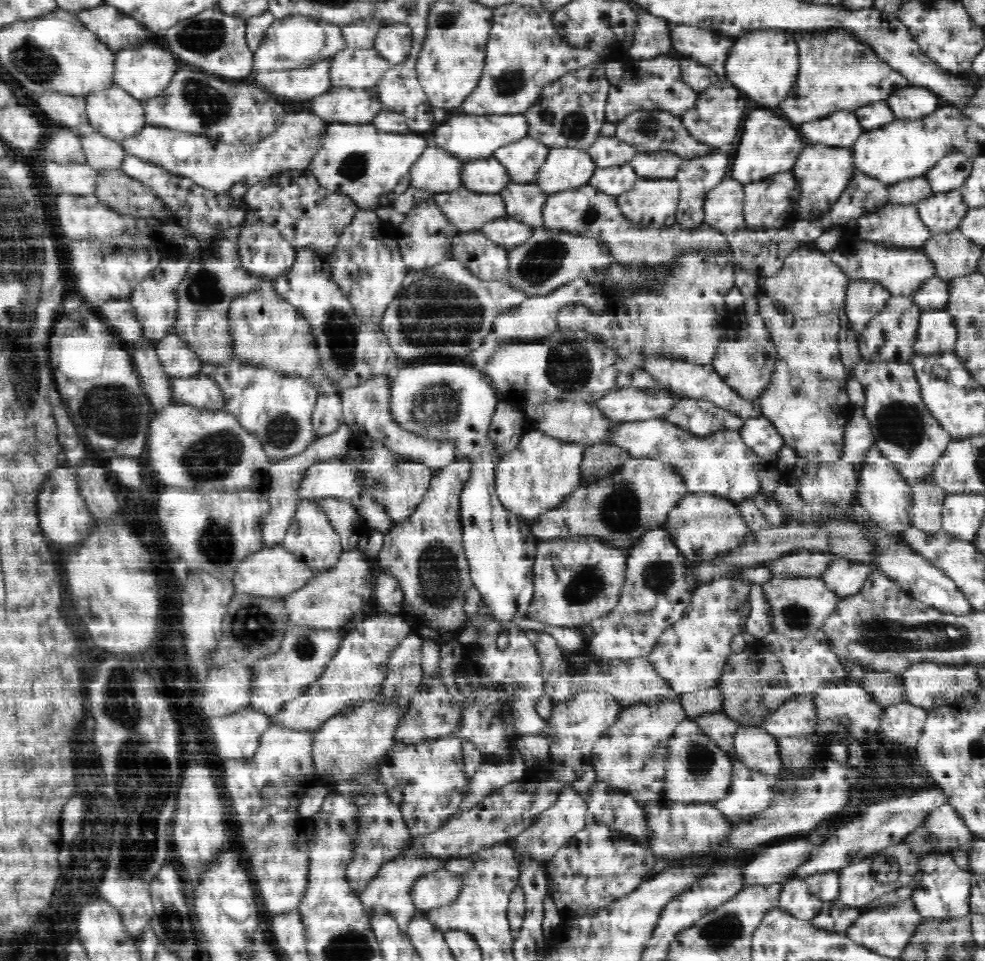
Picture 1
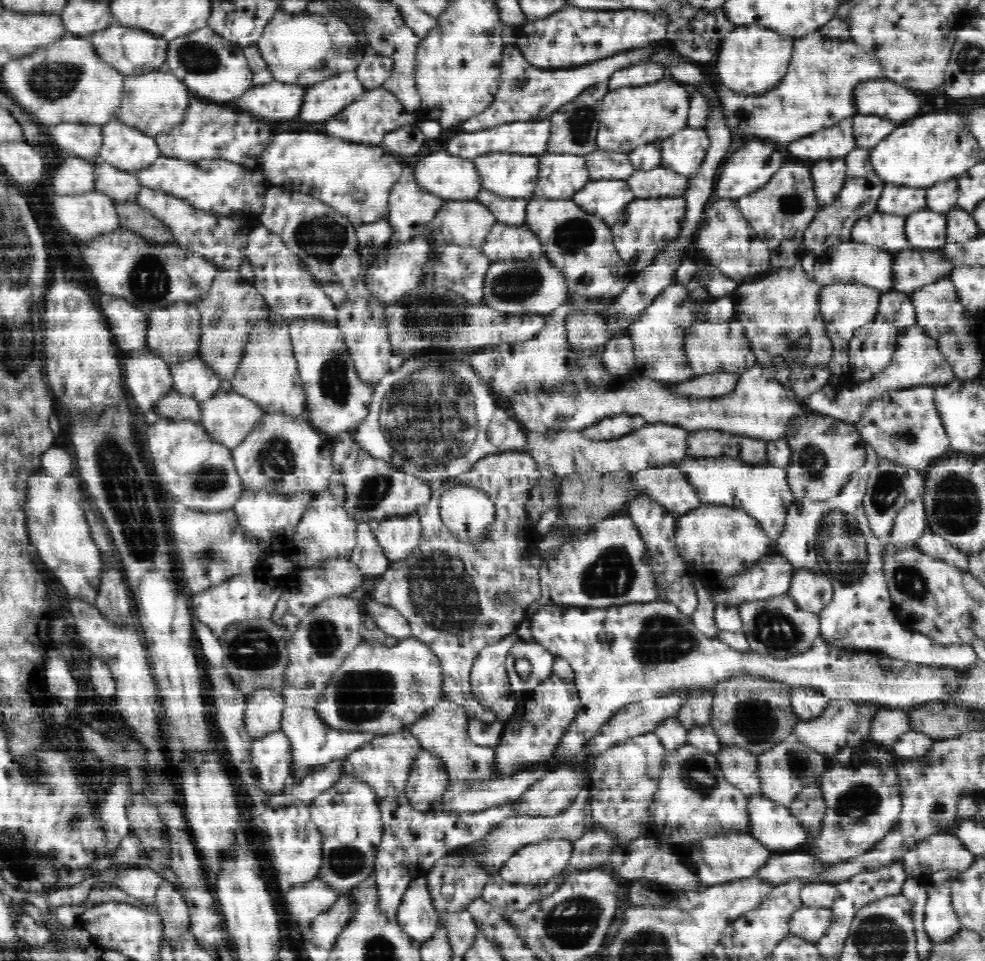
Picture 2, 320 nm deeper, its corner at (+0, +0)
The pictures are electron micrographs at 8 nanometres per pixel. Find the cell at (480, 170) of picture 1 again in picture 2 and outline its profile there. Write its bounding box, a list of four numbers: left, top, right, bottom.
[416,152,481,200]

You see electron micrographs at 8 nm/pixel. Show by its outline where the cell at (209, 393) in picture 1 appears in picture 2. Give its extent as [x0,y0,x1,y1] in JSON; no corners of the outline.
[198,390,262,452]

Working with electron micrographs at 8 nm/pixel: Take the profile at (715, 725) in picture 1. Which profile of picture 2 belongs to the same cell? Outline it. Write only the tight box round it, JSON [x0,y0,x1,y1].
[716,745,760,799]

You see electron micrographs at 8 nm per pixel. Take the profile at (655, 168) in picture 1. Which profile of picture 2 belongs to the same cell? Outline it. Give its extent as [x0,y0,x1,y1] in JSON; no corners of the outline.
[626,165,688,198]

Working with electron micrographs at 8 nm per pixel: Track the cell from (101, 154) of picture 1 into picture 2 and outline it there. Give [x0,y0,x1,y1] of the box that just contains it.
[94,162,140,202]

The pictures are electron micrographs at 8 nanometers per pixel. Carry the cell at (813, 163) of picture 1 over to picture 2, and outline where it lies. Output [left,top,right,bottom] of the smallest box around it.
[810,158,848,206]

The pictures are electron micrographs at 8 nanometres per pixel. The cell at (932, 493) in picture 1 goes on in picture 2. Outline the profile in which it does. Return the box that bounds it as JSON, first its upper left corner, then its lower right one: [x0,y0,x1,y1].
[916,528,969,571]

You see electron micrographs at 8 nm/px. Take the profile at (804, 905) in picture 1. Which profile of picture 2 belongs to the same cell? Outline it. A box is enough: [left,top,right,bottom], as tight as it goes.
[789,904,834,944]

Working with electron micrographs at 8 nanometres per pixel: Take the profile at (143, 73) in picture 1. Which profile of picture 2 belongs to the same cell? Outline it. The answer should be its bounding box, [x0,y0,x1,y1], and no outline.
[116,70,188,138]

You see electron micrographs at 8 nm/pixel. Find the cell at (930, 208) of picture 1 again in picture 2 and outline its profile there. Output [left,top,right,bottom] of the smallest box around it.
[905,209,947,250]

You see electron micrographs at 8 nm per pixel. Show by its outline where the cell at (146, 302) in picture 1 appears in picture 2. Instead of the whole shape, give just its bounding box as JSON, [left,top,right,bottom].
[147,301,201,365]

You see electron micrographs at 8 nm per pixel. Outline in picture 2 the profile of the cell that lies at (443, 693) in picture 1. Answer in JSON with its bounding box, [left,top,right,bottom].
[404,747,448,813]

